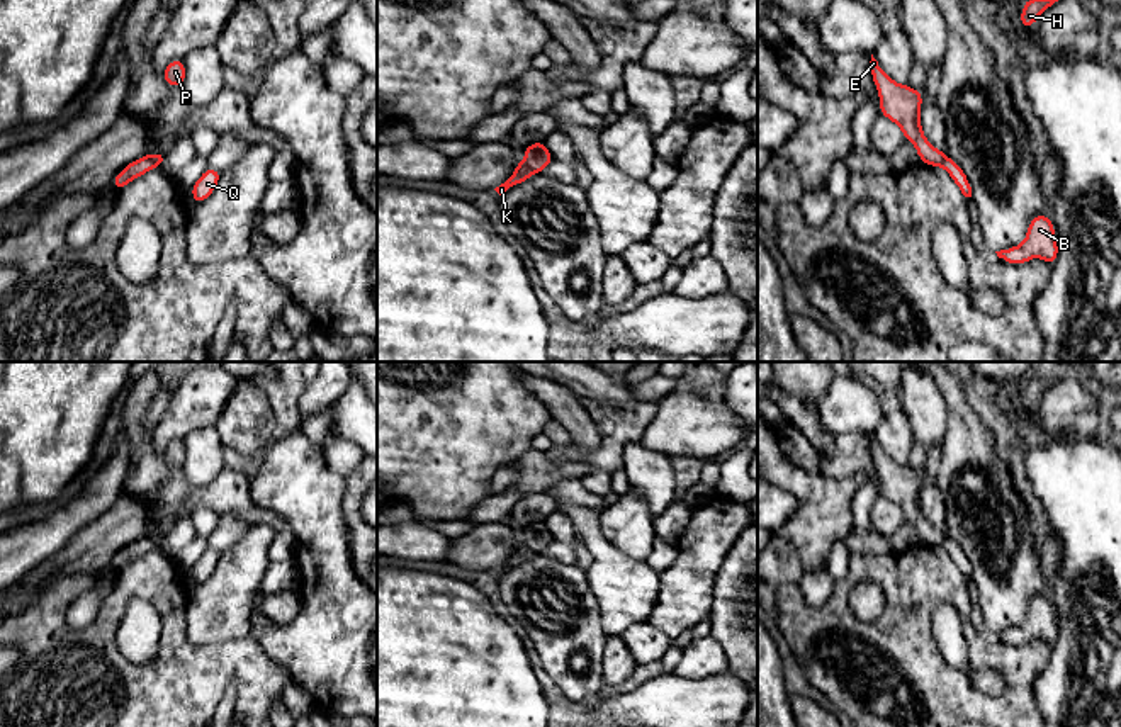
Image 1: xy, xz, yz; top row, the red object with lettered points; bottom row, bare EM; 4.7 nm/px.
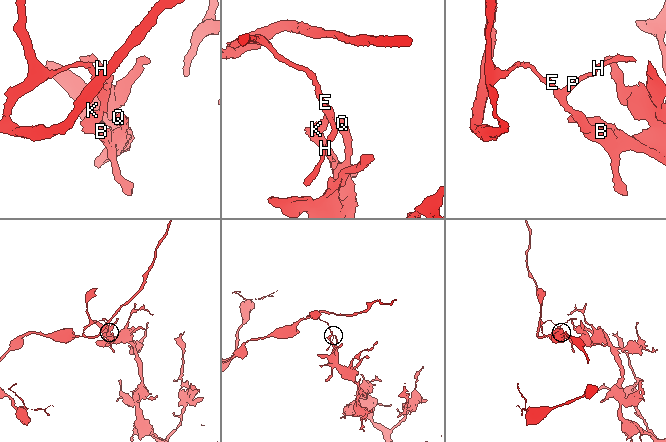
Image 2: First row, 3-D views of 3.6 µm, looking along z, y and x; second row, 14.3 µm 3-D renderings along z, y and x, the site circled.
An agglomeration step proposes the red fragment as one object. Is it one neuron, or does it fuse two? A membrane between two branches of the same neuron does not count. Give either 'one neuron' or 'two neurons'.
two neurons

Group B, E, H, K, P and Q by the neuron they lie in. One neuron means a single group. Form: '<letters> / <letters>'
B K Q / E H P

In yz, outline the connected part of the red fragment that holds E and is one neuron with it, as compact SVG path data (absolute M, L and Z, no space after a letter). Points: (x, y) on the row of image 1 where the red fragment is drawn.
M871 54L870 71L880 95L880 114L893 121L910 141L922 163L941 166L946 160L944 151L936 149L924 136L921 127L922 90L893 82Z

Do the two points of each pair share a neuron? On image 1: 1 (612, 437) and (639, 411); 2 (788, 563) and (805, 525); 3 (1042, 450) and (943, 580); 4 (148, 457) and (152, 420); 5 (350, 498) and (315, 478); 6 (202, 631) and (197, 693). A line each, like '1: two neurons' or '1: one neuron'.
1: one neuron
2: two neurons
3: two neurons
4: two neurons
5: two neurons
6: two neurons

